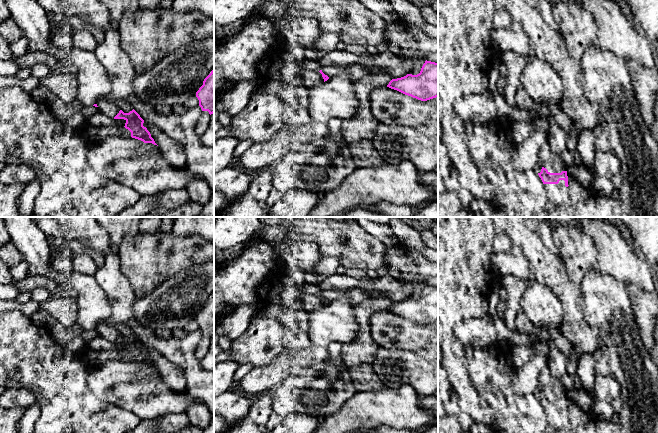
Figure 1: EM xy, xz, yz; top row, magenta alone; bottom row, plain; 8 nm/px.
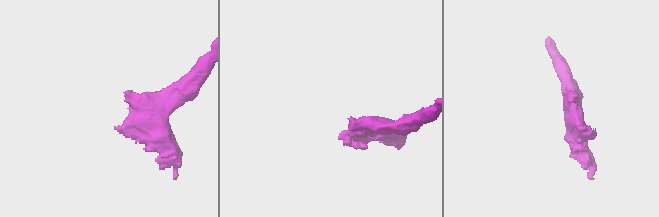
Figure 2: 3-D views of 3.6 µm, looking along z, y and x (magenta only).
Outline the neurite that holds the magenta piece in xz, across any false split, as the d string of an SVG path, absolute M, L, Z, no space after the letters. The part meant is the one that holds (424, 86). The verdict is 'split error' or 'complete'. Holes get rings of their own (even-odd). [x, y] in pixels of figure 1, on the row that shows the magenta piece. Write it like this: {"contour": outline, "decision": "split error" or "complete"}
{"contour": "M425 61L417 75L392 79L387 87L421 101L438 97L438 63Z", "decision": "complete"}

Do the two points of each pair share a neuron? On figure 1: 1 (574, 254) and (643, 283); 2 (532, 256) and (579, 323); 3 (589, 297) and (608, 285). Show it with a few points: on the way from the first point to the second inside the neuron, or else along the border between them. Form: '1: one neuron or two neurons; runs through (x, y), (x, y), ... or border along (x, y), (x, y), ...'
1: two neurons; border along (593, 241), (597, 251), (598, 268)
2: one neuron; runs through (549, 273), (568, 293), (571, 306)
3: one neuron; runs through (594, 297), (603, 290)

